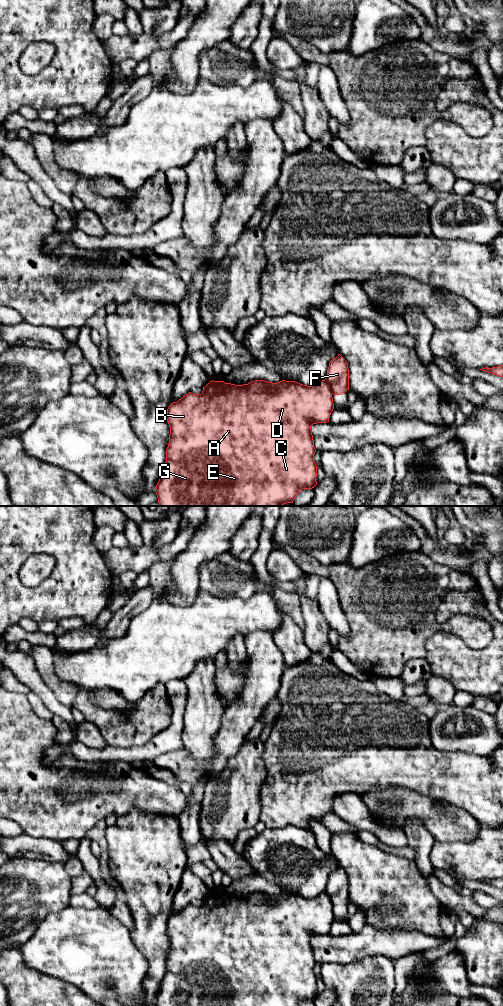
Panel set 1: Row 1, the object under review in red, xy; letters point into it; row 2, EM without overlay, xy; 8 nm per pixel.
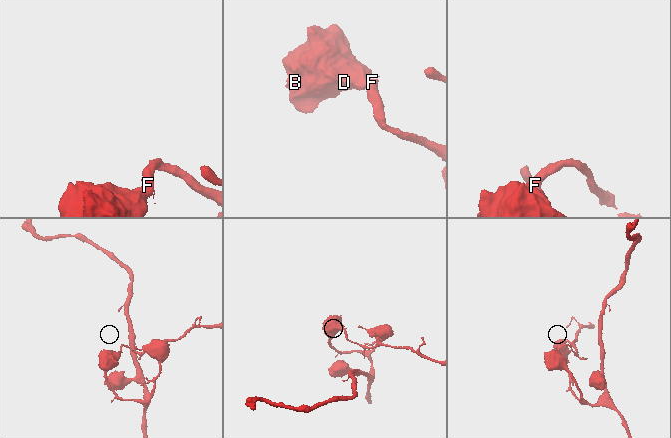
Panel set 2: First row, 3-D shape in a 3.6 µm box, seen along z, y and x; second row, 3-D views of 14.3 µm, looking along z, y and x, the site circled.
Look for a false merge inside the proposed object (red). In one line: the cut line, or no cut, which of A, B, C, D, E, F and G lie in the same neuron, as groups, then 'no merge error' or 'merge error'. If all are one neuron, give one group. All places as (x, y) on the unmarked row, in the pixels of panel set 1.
cut in xy along (325, 890), (332, 905); A B C D E G / F; merge error

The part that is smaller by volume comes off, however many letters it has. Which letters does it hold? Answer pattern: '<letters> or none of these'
F

